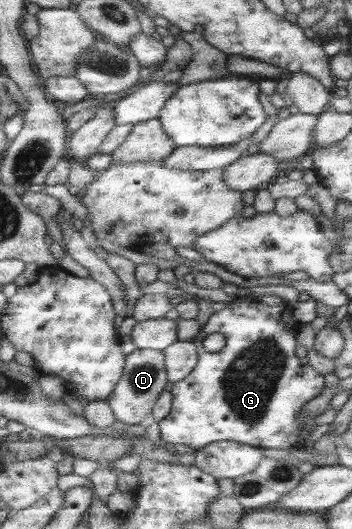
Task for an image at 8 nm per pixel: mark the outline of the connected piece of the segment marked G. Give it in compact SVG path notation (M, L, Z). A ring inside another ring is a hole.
M238 298L233 302L228 303L224 309L214 312L206 323L199 329L199 332L194 336L193 343L197 350L197 362L194 369L183 378L182 381L173 383L170 393L173 400L171 403L170 413L159 423L159 434L161 441L165 443L182 443L182 445L188 445L196 450L202 449L205 445L214 443L216 441L231 441L244 445L251 445L255 448L280 448L289 449L302 447L304 444L309 443L308 437L310 431L312 431L316 424L315 418L308 420L305 424L300 424L296 421L296 417L299 414L302 406L308 403L311 399L314 399L316 395L320 395L322 389L325 387L324 375L319 374L316 370L312 369L309 365L301 365L298 356L296 356L296 329L298 322L293 318L291 312L293 307L288 303L281 305L268 306L265 303L259 301L259 299L247 300L246 298ZM210 333L222 333L226 337L226 345L218 353L208 353L203 347L204 338Z

